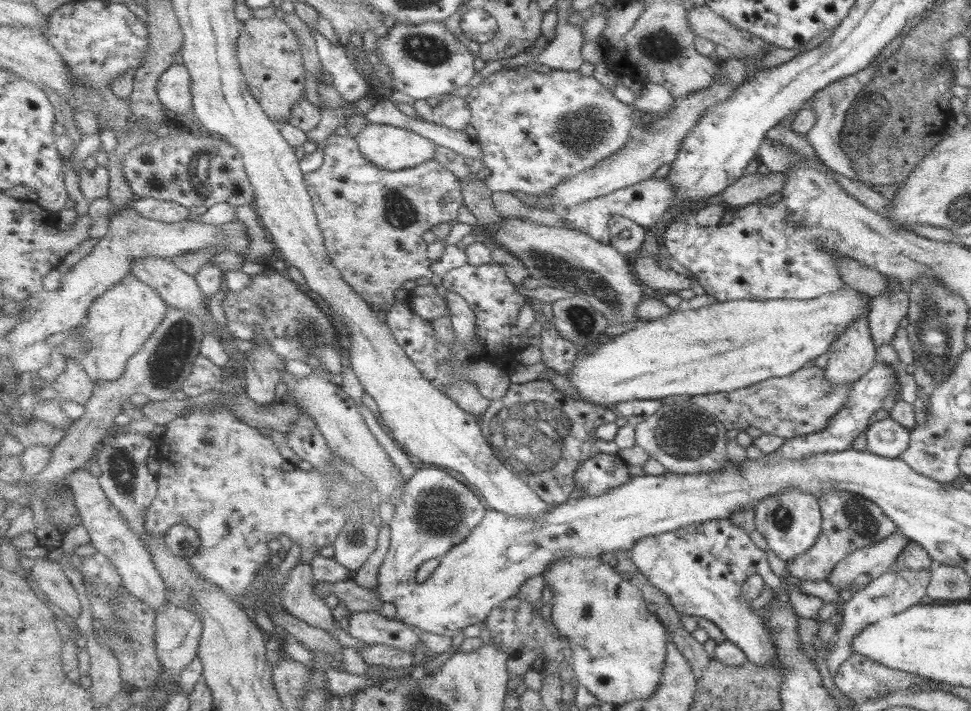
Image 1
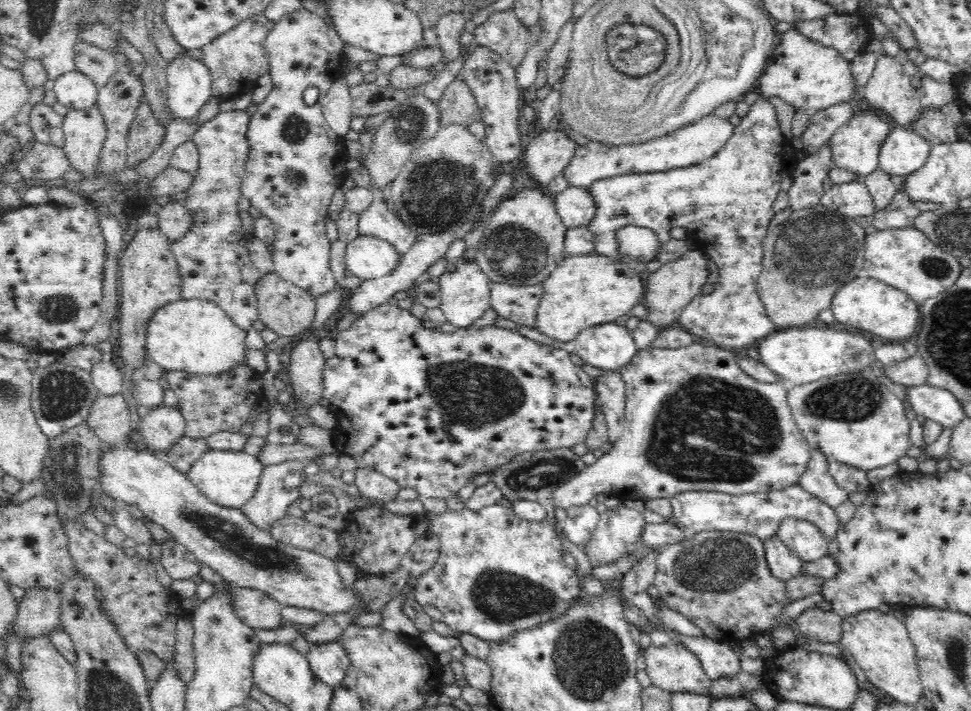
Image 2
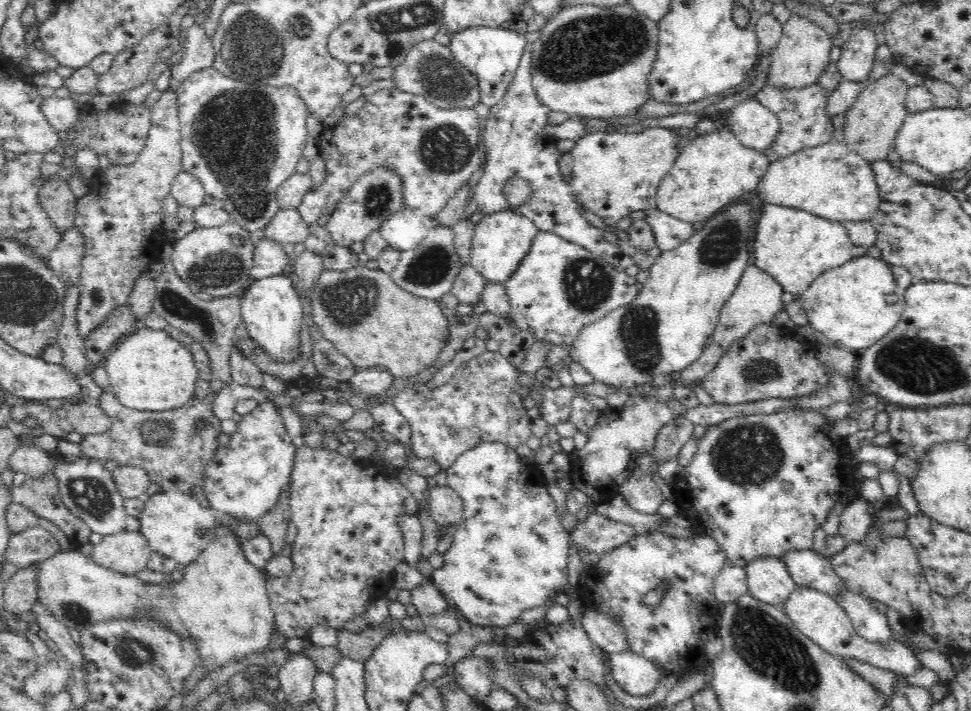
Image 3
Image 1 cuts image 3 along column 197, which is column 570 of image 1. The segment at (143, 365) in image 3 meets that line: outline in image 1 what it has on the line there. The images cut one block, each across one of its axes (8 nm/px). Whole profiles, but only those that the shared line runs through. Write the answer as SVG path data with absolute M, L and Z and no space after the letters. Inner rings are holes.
M843 284L843 287L839 287L837 291L831 293L825 293L807 300L795 300L795 299L775 299L768 301L754 301L754 300L737 300L729 302L715 302L711 306L703 306L698 309L681 308L678 311L662 316L657 320L646 321L641 325L635 326L635 329L626 330L620 335L615 335L611 341L607 343L597 344L597 347L589 353L583 355L579 354L579 357L575 359L575 365L571 367L568 378L571 380L575 392L583 398L583 400L589 400L595 404L608 406L609 404L619 404L619 402L631 402L631 400L657 400L660 398L667 398L667 396L688 396L727 392L735 389L740 389L745 386L753 385L755 382L763 381L771 377L784 377L803 366L806 366L813 362L817 356L827 352L827 348L832 344L835 336L839 332L843 332L851 322L855 322L857 318L865 316L870 310L870 303L861 299L861 292L853 289L853 287L847 287Z

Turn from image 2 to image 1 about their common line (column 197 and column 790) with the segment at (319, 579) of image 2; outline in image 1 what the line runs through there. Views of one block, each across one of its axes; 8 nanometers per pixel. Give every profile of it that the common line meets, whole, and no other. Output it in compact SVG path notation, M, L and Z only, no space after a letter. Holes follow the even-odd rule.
M784 488L778 494L759 500L754 508L754 529L763 535L766 546L781 560L793 560L795 555L813 545L820 532L820 510L815 497L797 488Z

